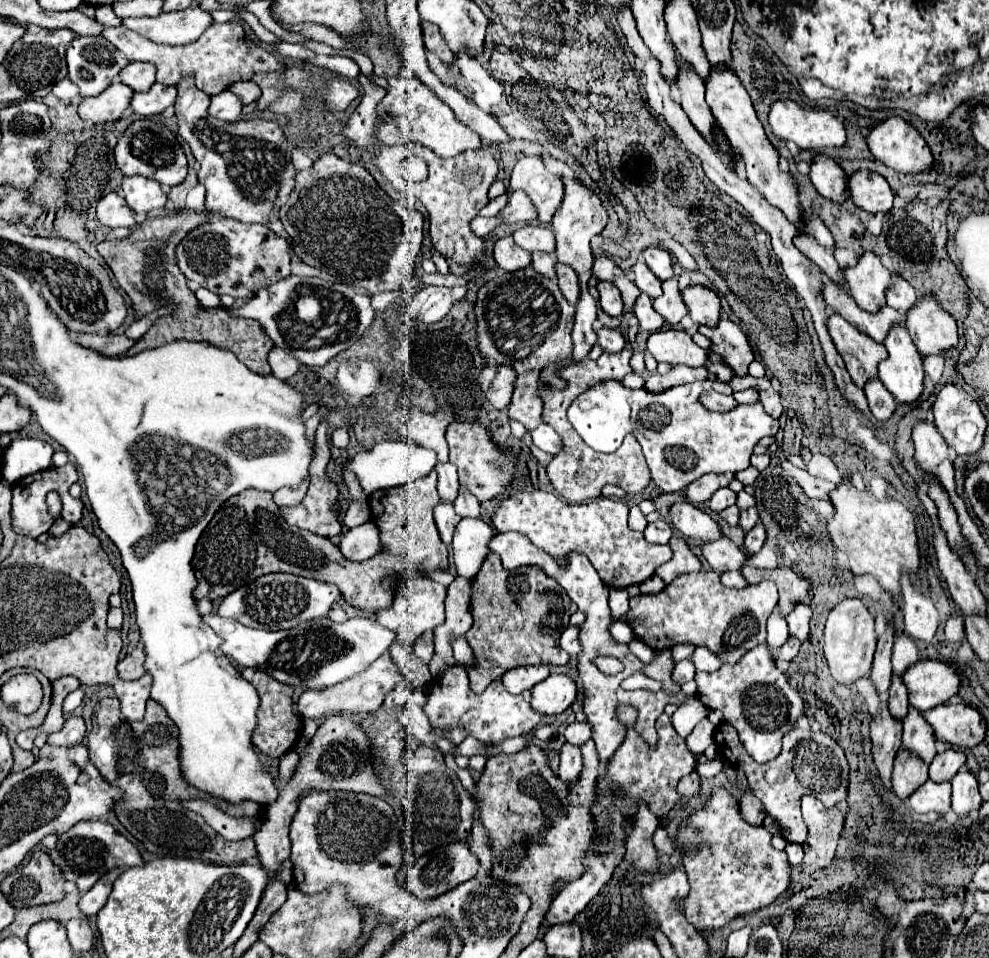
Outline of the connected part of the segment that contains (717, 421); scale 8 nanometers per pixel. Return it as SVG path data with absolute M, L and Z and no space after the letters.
M616 380L598 382L598 386L592 386L572 402L568 408L568 420L588 446L604 454L618 450L624 436L634 434L642 446L656 486L662 492L680 492L704 474L736 474L746 470L758 440L764 436L774 436L780 426L776 418L766 414L760 400L754 404L738 404L726 414L710 412L698 400L706 390L732 394L728 384L714 380L672 386L658 394L644 388L630 390Z

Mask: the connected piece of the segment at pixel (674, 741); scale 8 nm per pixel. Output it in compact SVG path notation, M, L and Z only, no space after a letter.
M662 714L656 720L656 730L658 730L658 746L654 750L650 750L642 738L628 730L624 744L616 750L614 758L608 762L606 766L606 774L600 776L598 780L598 796L596 802L592 806L592 814L596 818L598 824L598 836L600 842L596 846L592 846L594 856L590 854L584 860L586 866L586 874L580 876L578 880L570 882L560 894L558 898L552 900L550 910L546 914L550 924L560 924L560 922L570 922L574 920L574 916L578 912L582 912L582 908L600 892L600 888L610 880L610 874L614 872L614 868L618 866L618 862L624 856L624 834L626 834L626 826L628 826L628 818L636 812L636 802L638 798L644 798L650 806L650 810L660 818L664 814L668 814L668 810L680 800L680 796L676 794L676 784L682 776L690 774L694 770L694 754L686 748L684 738L676 734L670 716Z

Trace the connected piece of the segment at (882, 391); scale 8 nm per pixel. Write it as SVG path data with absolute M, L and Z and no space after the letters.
M872 378L870 382L866 382L864 392L866 392L872 416L876 420L888 420L896 408L896 402L894 402L894 396L886 390L886 386L882 386L878 378Z

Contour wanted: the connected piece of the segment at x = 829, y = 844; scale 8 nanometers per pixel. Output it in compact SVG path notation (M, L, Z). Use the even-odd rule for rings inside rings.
M802 796L802 816L808 826L802 863L814 863L827 868L834 858L838 838L844 826L844 814L838 808L824 808L814 796Z

